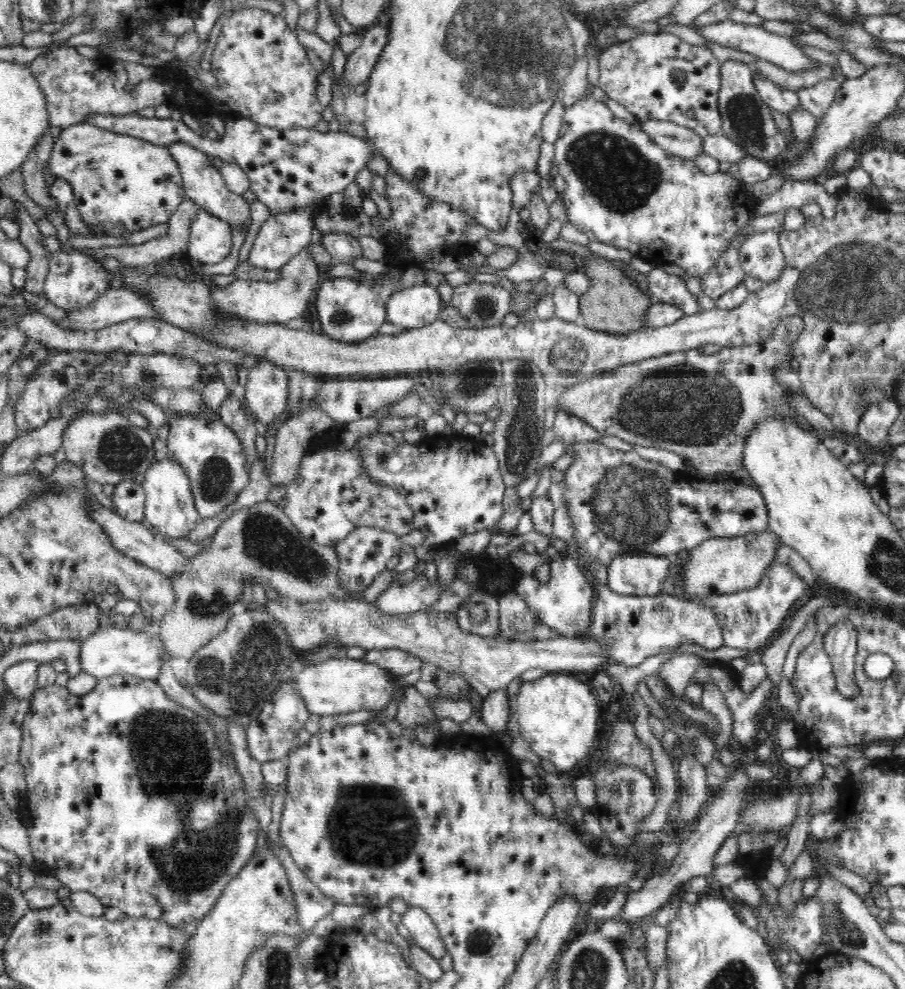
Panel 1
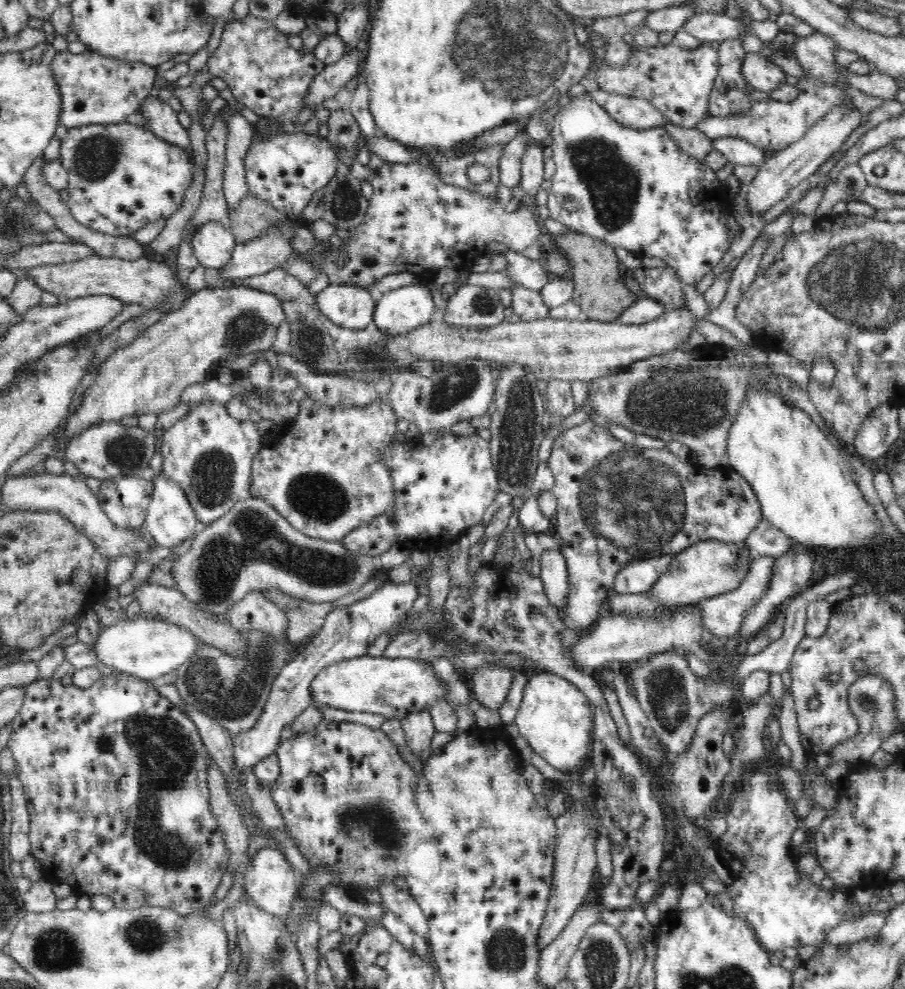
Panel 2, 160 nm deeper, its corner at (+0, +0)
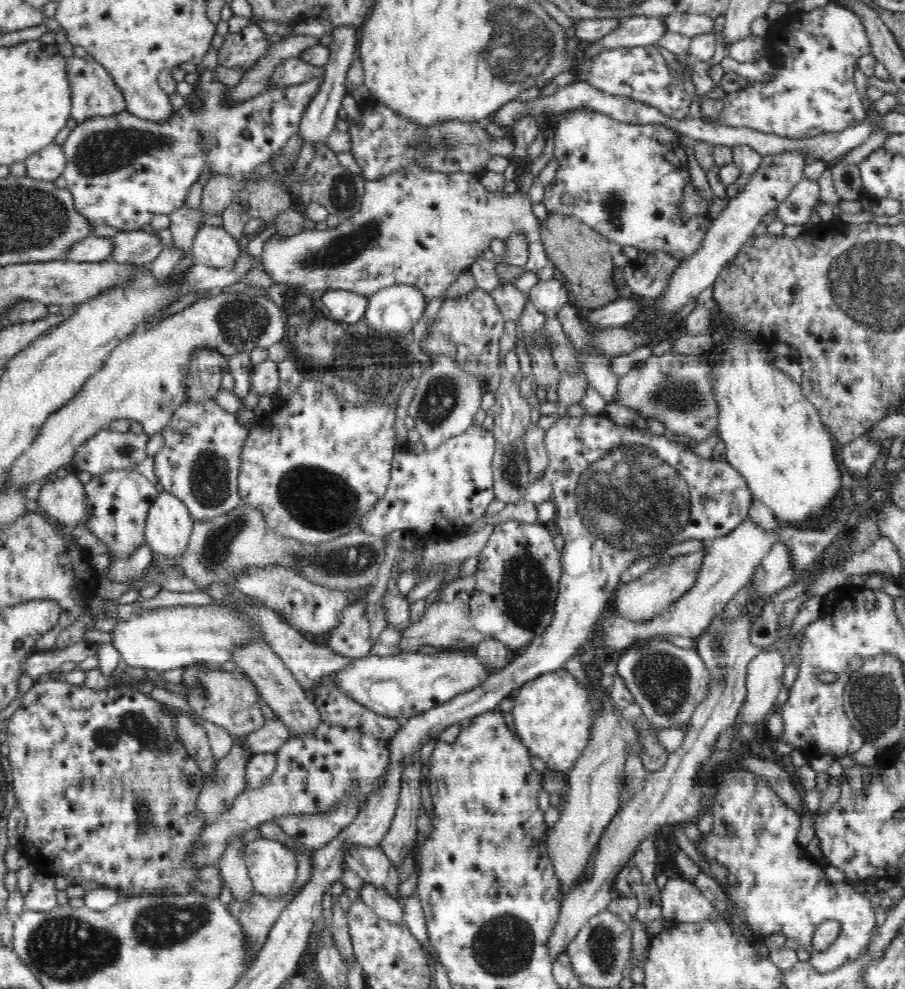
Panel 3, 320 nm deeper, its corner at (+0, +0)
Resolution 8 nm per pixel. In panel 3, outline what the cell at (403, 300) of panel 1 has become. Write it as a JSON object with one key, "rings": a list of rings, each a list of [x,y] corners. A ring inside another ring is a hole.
{"rings":[[[394,285],[371,294],[362,320],[384,334],[404,334],[415,326],[426,308],[422,291],[415,286]]]}

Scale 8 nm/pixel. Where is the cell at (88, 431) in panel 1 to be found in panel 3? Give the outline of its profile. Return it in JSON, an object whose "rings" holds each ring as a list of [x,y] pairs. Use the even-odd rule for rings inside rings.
{"rings":[[[108,428],[99,430],[94,436],[88,438],[84,444],[78,446],[71,464],[71,470],[90,472],[93,476],[106,474],[112,470],[135,470],[144,459],[148,458],[146,443],[149,438],[145,432],[134,433],[131,430],[118,432]]]}

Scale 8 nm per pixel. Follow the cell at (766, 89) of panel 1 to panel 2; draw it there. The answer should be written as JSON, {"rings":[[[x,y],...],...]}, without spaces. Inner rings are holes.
{"rings":[[[758,52],[744,56],[741,73],[748,86],[767,93],[786,82],[784,71]]]}

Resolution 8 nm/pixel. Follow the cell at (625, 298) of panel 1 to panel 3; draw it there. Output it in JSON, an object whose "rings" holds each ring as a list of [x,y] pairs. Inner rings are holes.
{"rings":[[[550,212],[541,220],[538,231],[552,266],[566,276],[565,287],[570,304],[582,312],[588,312],[619,298],[612,280],[615,266],[611,255],[611,241],[576,217]]]}

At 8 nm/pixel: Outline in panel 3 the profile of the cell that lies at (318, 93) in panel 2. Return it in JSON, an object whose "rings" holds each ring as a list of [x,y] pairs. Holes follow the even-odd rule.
{"rings":[[[201,69],[200,74],[196,74],[199,83],[197,87],[193,89],[190,94],[199,95],[199,105],[196,110],[191,110],[188,106],[188,100],[186,98],[185,105],[180,110],[174,111],[174,114],[164,120],[164,122],[147,122],[142,118],[137,118],[134,114],[130,112],[120,112],[120,114],[114,114],[113,117],[96,117],[90,118],[84,122],[80,122],[72,130],[69,136],[63,143],[63,151],[65,154],[66,164],[61,176],[66,180],[67,189],[72,193],[72,198],[74,199],[74,207],[78,209],[78,213],[84,215],[92,226],[108,225],[118,228],[120,231],[130,232],[133,230],[140,230],[142,228],[148,228],[150,220],[154,214],[170,214],[174,210],[182,208],[185,204],[185,200],[188,196],[188,191],[190,187],[194,186],[198,182],[198,178],[202,176],[204,170],[211,170],[214,175],[228,175],[228,176],[245,176],[247,173],[252,172],[255,168],[258,168],[264,162],[268,162],[274,158],[274,155],[286,146],[288,139],[292,134],[296,134],[300,128],[300,120],[302,120],[302,114],[306,110],[306,105],[309,104],[310,99],[318,92],[318,88],[323,81],[323,76],[316,76],[316,78],[311,78],[302,84],[290,85],[285,87],[268,87],[264,92],[259,92],[255,97],[249,98],[247,101],[243,100],[233,105],[228,102],[228,92],[229,88],[224,85],[218,79],[216,71],[209,69]]]}

